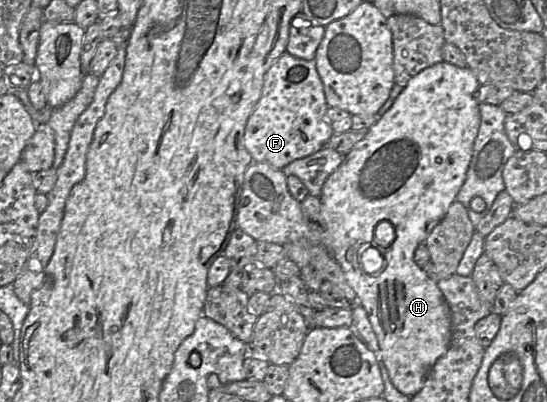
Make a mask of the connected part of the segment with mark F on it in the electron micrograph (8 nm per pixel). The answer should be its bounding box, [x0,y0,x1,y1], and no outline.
[244,51,334,170]

